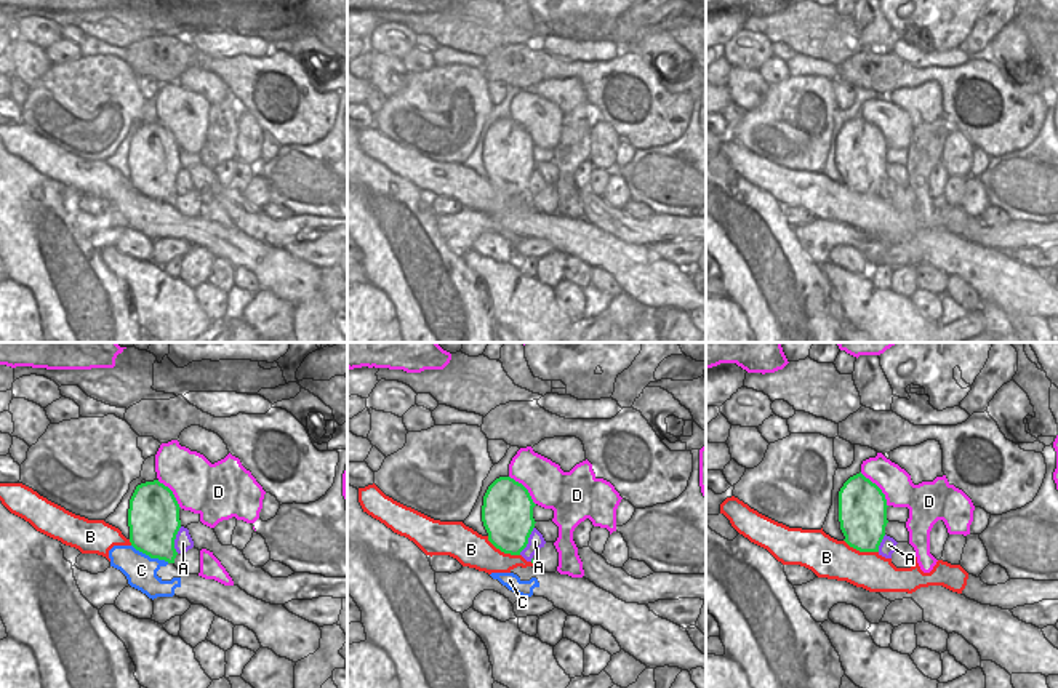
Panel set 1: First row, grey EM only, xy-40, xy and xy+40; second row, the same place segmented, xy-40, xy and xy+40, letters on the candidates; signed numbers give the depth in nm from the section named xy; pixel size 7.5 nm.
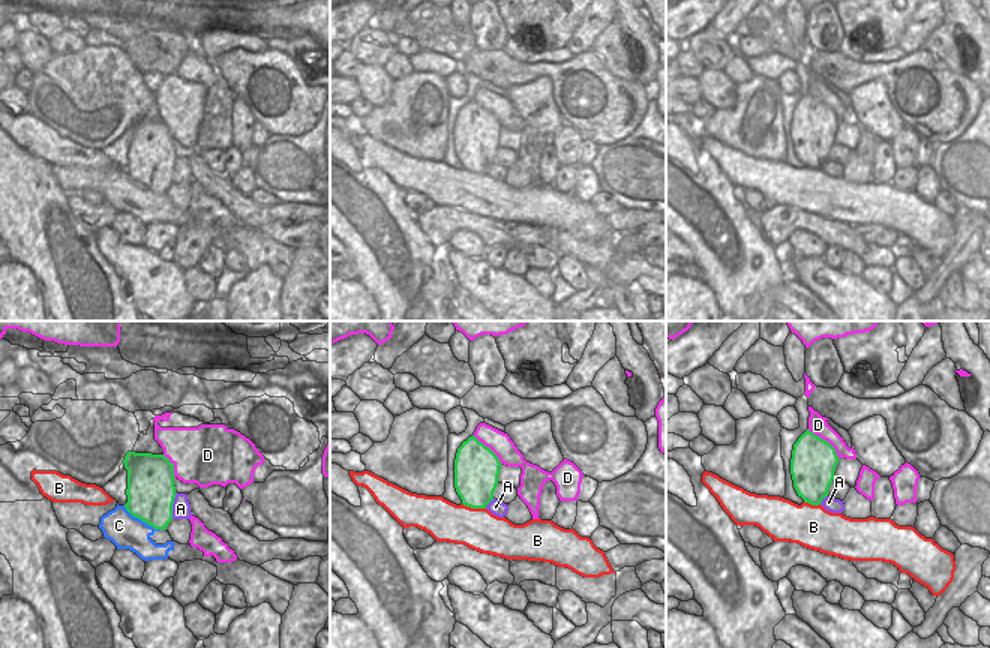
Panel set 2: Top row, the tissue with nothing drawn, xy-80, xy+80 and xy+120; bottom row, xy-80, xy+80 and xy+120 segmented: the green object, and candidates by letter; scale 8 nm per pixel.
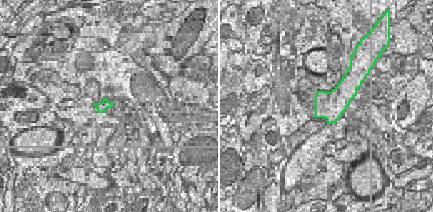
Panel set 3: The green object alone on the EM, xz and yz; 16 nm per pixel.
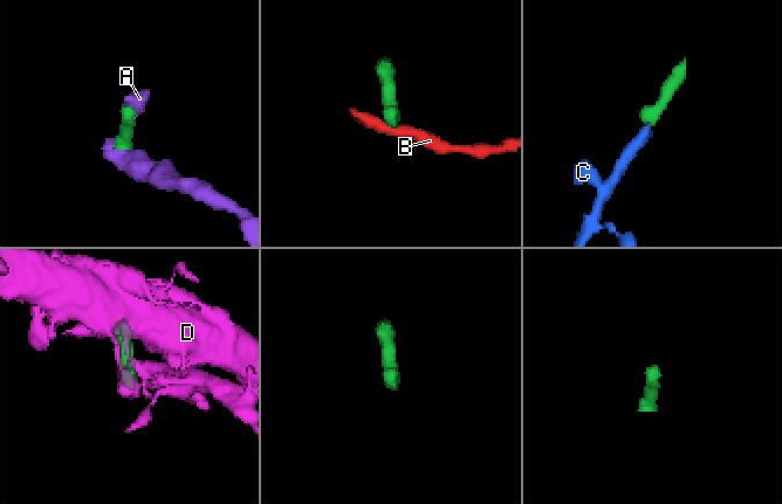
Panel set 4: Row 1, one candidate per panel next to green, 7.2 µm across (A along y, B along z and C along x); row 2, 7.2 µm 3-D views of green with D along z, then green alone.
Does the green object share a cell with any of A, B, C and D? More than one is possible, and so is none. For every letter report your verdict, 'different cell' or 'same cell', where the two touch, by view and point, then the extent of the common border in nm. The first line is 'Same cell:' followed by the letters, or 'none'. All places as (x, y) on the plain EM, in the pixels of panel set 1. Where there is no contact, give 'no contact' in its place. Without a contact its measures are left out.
Same cell: C
A: different cell; contact xy (527, 183); length 240 nm
B: different cell; contact xy (503, 192); length 300 nm
C: same cell; contact xy-40 (151, 199); length 320 nm
D: different cell; contact xy+40 (879, 130); length 340 nm

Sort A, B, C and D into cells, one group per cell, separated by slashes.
A / B / C / D

